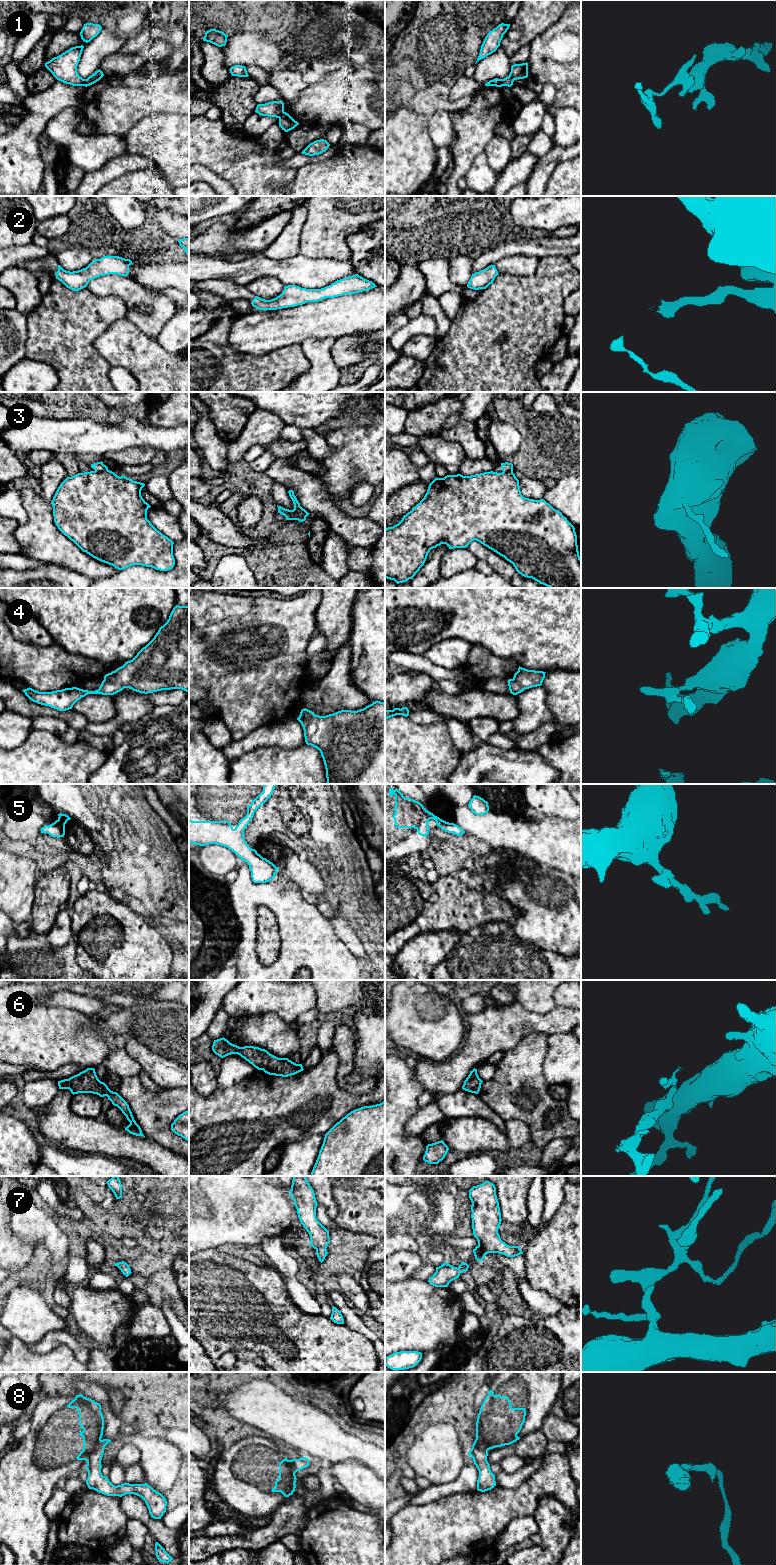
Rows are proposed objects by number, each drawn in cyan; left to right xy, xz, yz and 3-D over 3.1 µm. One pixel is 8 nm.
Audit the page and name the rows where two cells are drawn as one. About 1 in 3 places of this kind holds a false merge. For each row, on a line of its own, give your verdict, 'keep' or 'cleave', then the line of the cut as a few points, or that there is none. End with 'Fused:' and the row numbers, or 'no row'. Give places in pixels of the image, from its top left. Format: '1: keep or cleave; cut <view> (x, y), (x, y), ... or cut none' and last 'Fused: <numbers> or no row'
1: cleave; cut yz (499, 79), (500, 86)
2: keep; cut none
3: cleave; cut xy (107, 469), (95, 471)
4: keep; cut none
5: keep; cut none
6: keep; cut none
7: keep; cut none
8: cleave; cut xy (100, 1439), (85, 1459)
Fused: 1, 3, 8

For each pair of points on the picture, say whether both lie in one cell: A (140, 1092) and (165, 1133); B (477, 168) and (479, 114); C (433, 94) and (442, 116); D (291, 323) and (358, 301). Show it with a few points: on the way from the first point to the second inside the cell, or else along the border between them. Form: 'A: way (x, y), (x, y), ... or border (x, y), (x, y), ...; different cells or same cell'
A: way (142, 1102), (153, 1113), (153, 1121), (155, 1123); same cell
B: border (483, 151), (475, 158), (464, 176); different cells
C: border (451, 112), (437, 110), (428, 119); different cells
D: way (308, 321), (341, 316); same cell

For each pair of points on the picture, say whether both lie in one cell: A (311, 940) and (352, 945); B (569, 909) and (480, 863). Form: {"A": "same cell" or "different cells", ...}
{"A": "same cell", "B": "different cells"}

